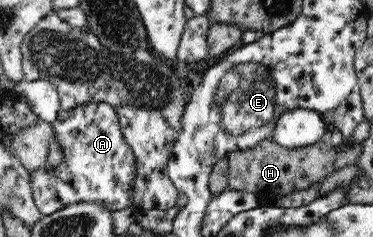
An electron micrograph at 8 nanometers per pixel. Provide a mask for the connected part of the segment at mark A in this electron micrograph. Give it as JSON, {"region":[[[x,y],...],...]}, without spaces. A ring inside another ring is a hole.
{"region":[[[89,103],[77,109],[62,110],[52,124],[55,141],[65,150],[65,161],[53,171],[44,171],[44,168],[31,171],[33,199],[40,213],[51,215],[79,201],[101,201],[113,212],[133,206],[136,161],[132,149],[125,143],[113,107],[106,103]]]}

